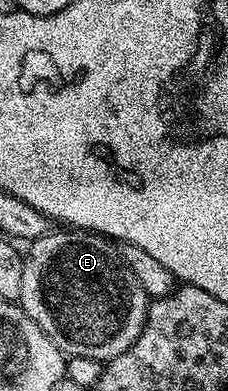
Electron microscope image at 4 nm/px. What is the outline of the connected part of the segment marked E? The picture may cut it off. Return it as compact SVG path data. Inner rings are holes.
M59 228L56 230L59 230L56 234L54 232L42 234L40 238L34 239L28 245L31 247L26 247L23 259L23 275L21 276L21 296L17 299L18 305L22 306L23 311L38 324L41 332L45 332L45 336L49 336L49 340L53 340L53 344L57 344L57 348L63 351L64 355L89 356L93 360L106 364L112 358L121 356L121 352L125 352L134 344L137 336L141 336L149 305L147 293L145 288L141 288L141 284L137 284L137 276L133 276L133 272L129 272L129 268L123 263L123 257L120 256L118 249L103 235L74 228Z

